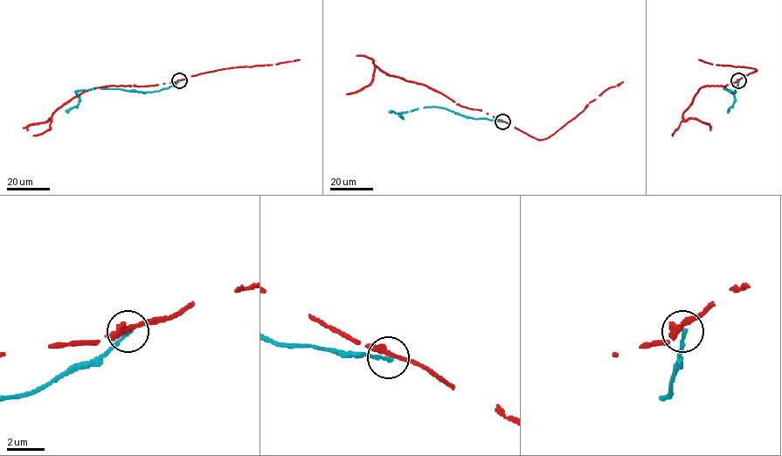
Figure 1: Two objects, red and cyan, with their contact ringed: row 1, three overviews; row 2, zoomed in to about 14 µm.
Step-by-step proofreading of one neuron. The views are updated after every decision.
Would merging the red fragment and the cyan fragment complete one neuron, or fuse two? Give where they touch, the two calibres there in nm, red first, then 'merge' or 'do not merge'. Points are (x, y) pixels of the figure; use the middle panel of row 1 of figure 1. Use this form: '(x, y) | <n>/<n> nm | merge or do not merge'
(502, 121) | 320/200 nm | do not merge

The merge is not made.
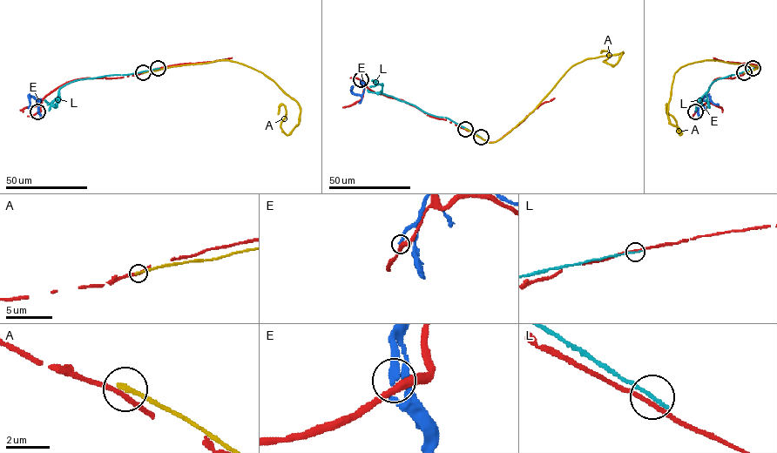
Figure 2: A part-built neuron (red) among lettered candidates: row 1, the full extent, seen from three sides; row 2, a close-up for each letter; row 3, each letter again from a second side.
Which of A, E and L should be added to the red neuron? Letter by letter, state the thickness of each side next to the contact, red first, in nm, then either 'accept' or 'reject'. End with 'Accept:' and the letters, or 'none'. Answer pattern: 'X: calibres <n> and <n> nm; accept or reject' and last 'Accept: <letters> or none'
A: calibres 200 and 200 nm; reject
E: calibres 360 and 320 nm; reject
L: calibres 190 and 180 nm; reject
Accept: none

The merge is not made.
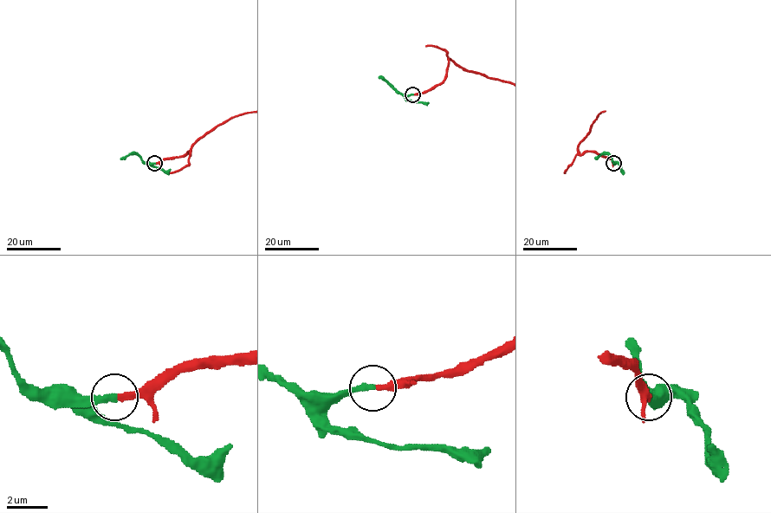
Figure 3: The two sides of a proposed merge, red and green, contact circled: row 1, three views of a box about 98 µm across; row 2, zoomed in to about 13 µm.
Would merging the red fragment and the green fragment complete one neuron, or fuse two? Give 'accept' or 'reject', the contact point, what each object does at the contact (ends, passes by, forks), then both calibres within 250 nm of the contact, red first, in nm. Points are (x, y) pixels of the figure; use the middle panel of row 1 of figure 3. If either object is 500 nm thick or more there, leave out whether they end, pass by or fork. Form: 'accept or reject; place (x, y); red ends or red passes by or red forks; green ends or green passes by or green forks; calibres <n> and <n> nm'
accept; place (412, 94); red ends; green ends; calibres 280 and 320 nm

